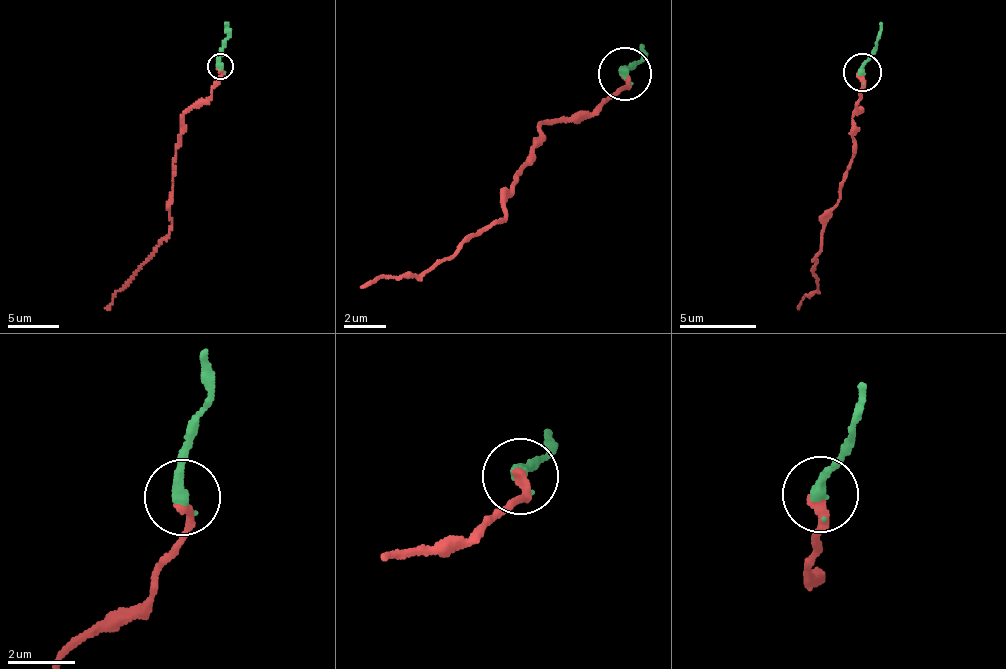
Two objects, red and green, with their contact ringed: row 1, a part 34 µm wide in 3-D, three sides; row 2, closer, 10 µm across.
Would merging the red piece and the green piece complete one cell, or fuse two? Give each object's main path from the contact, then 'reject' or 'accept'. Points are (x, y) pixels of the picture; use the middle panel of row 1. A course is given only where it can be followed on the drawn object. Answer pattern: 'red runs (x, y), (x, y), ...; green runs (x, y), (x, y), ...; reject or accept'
red runs (623, 74), (627, 91), (542, 123), (533, 163), (504, 201), (506, 223), (415, 276), (375, 276), (358, 288); green runs (623, 74), (643, 59), (639, 42); accept

